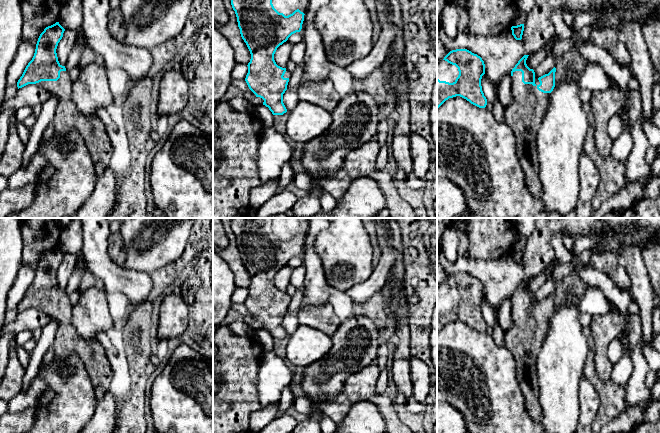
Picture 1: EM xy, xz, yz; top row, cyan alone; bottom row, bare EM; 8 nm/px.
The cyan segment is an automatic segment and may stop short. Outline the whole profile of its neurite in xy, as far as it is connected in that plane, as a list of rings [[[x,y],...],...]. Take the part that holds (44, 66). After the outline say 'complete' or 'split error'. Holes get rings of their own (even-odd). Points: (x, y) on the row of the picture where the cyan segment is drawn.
[[[59,22],[44,29],[38,38],[34,56],[18,80],[17,87],[35,84],[58,99],[52,121],[54,134],[66,135],[75,129],[92,157],[98,178],[109,167],[113,147],[107,128],[97,115],[87,116],[80,112],[71,100],[72,80],[65,66],[59,63],[56,53],[64,31]]] | split error

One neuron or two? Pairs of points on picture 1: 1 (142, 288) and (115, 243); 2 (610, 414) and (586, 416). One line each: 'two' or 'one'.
1: two
2: two

